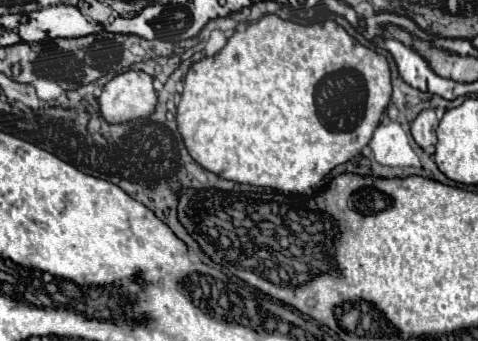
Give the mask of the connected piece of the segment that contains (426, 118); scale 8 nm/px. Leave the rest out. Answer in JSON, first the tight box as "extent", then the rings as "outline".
{"extent":[411,110,437,150],"outline":[[[423,110],[413,122],[411,122],[411,134],[415,138],[415,142],[427,150],[429,146],[433,146],[437,142],[437,136],[435,136],[435,130],[437,130],[437,116],[435,116],[435,110]]]}

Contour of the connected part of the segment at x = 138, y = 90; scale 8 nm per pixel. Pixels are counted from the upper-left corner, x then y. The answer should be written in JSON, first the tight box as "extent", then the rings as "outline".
{"extent":[99,72,157,124],"outline":[[[123,72],[109,80],[99,96],[101,116],[109,124],[125,124],[137,118],[147,118],[157,106],[153,78],[145,72]]]}

